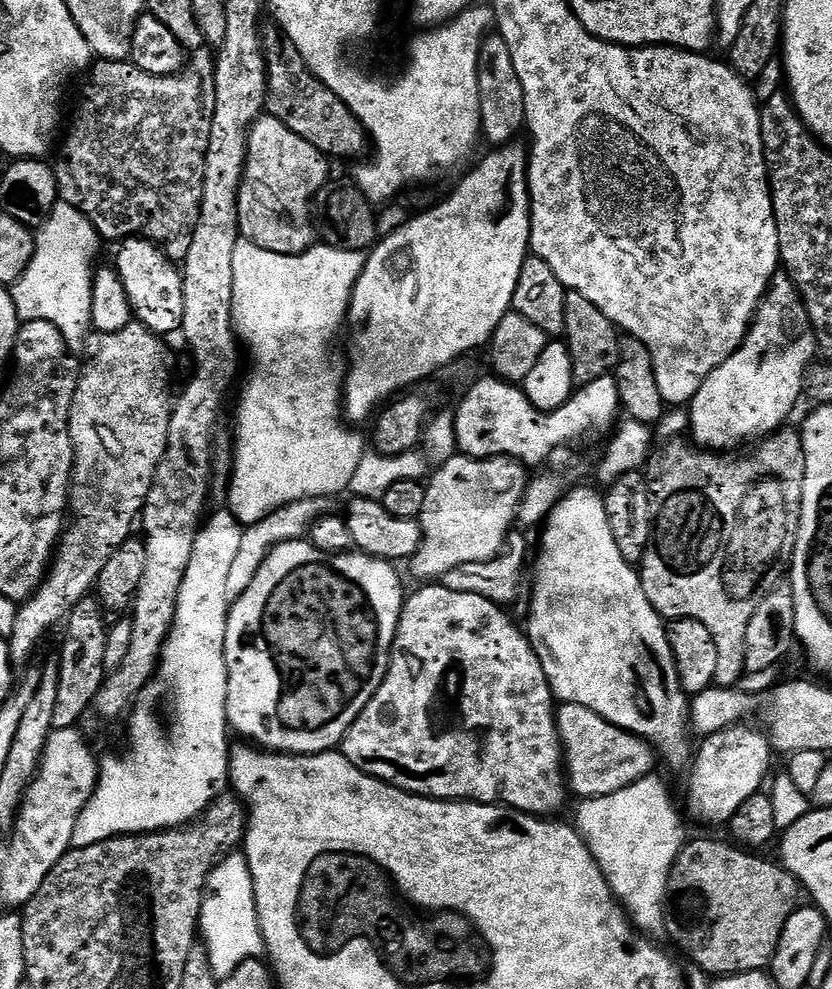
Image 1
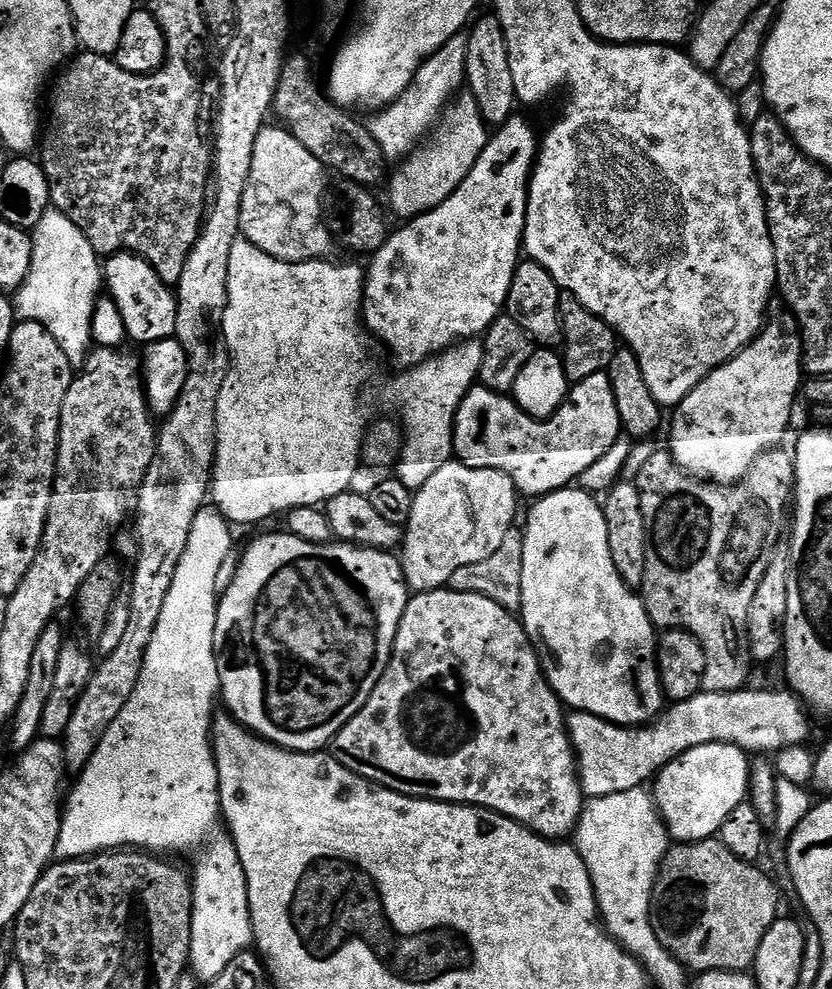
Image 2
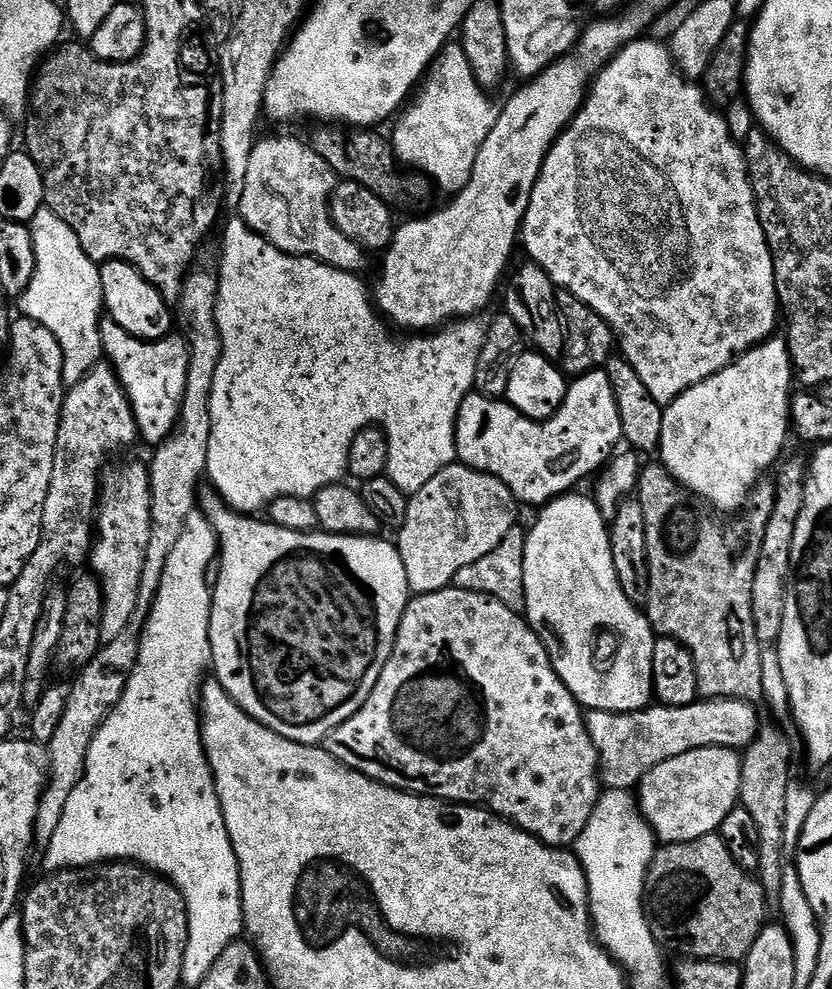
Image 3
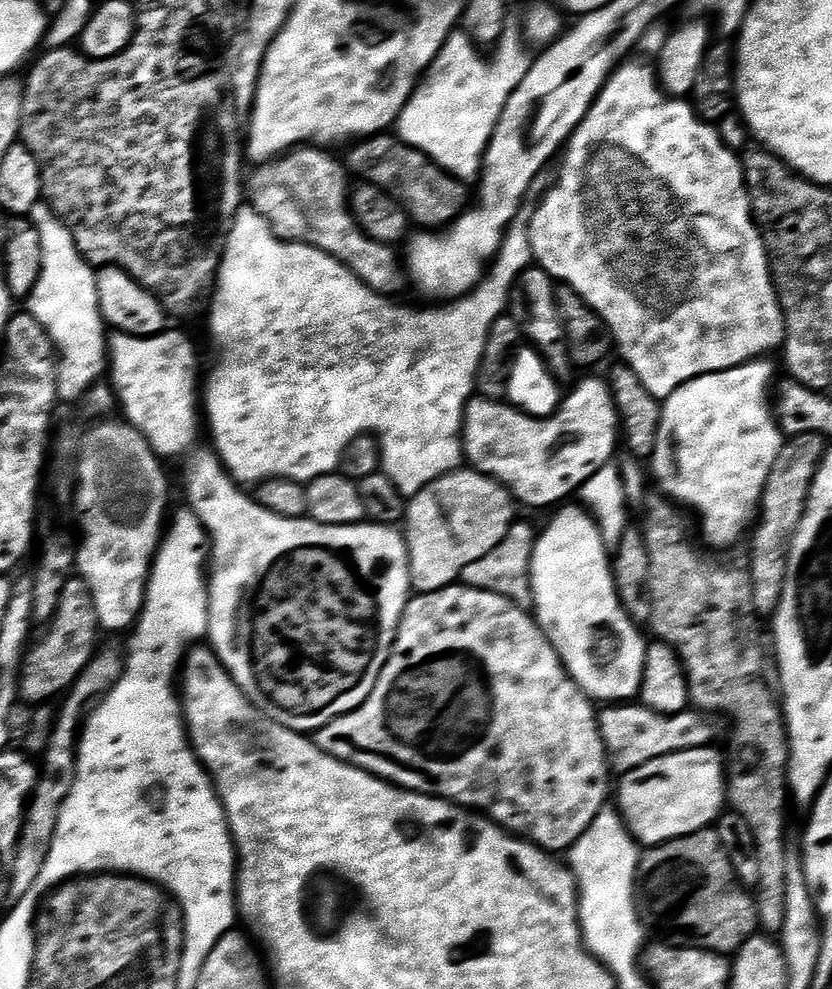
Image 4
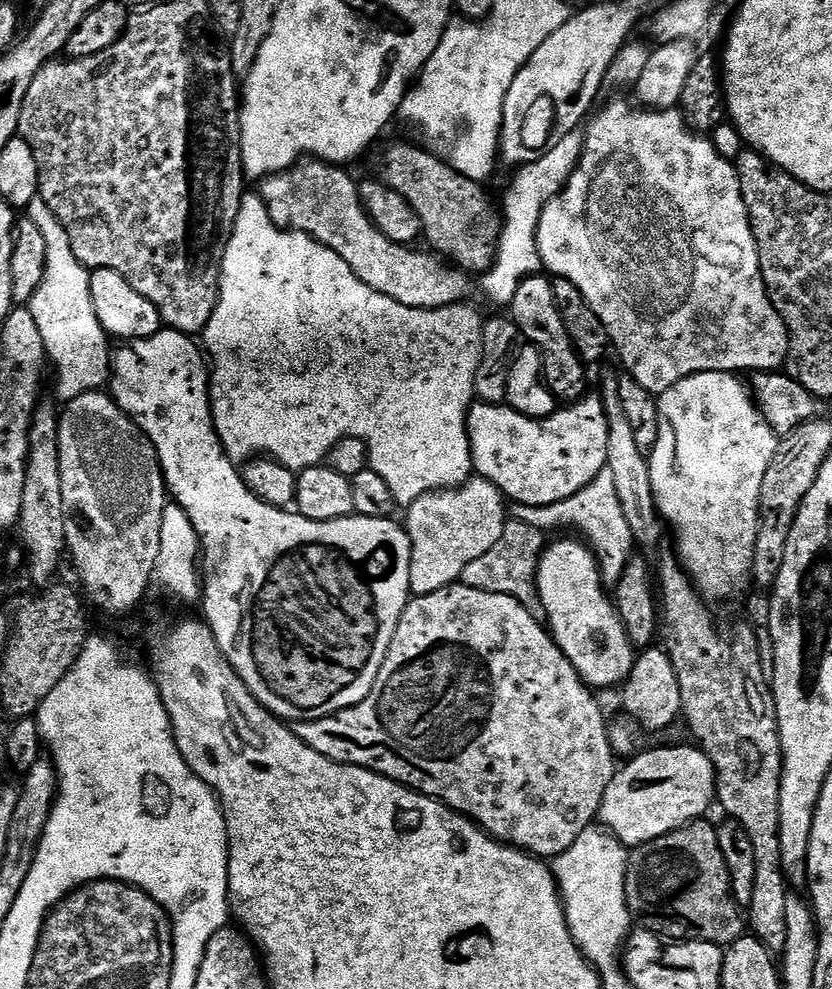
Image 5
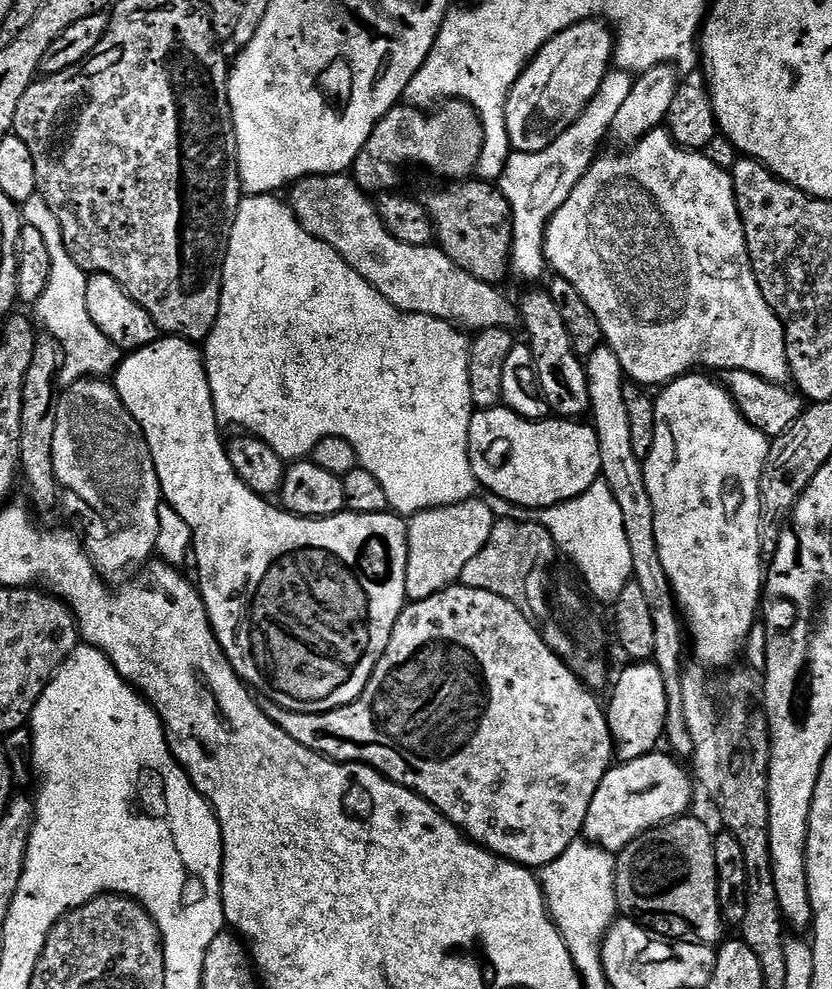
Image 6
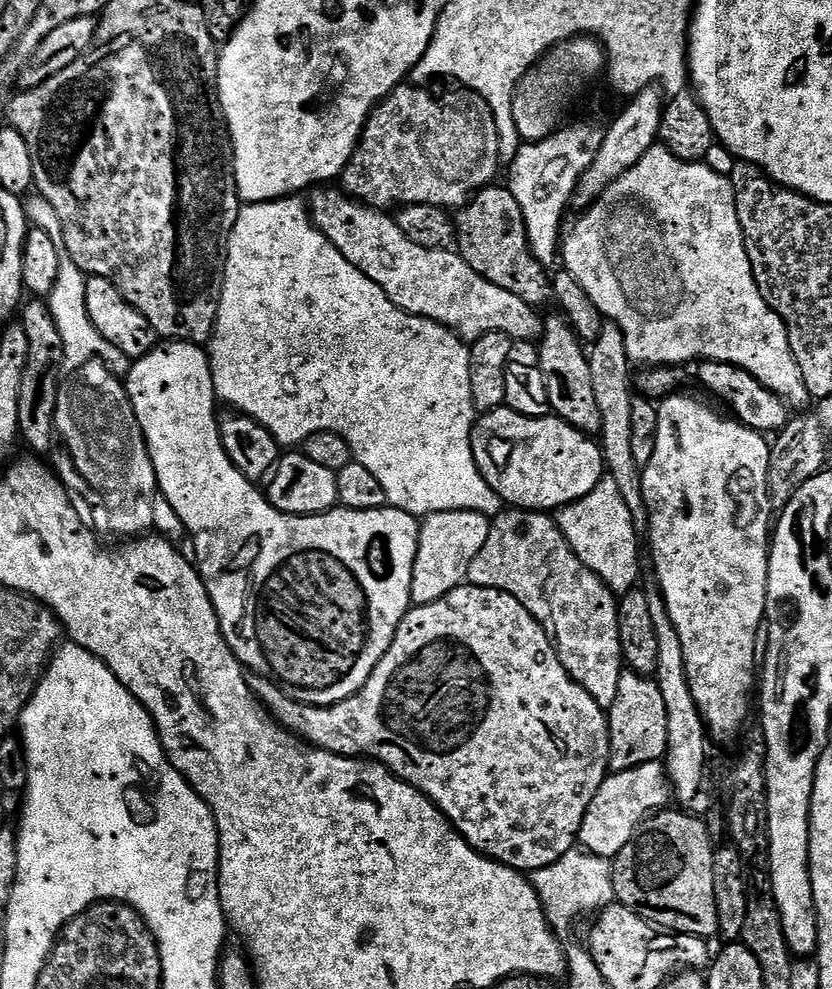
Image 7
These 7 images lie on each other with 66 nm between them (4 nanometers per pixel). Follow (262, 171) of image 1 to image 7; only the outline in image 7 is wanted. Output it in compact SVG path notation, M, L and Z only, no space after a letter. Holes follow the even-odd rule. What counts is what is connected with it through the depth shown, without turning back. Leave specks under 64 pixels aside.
M316 186L311 189L310 219L324 237L350 262L350 266L360 268L370 282L378 282L382 290L402 310L427 320L438 322L455 332L461 340L471 342L482 338L487 332L506 334L513 342L518 340L539 341L544 330L542 316L537 309L531 308L522 298L510 294L510 290L502 290L502 286L494 286L494 282L486 282L482 274L470 270L470 266L460 257L459 251L443 248L427 248L418 246L398 230L393 217L379 208L369 208L367 204L352 199L347 192L336 186Z

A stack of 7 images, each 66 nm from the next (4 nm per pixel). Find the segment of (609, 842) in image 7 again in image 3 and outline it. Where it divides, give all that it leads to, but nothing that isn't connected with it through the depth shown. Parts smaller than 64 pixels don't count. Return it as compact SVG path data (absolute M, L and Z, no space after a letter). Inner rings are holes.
M703 748L690 750L690 754L678 754L678 758L670 758L670 762L662 762L647 772L638 785L638 803L640 813L656 833L657 841L681 844L694 842L694 838L713 835L722 826L722 818L726 818L726 814L730 814L730 810L740 804L741 759L741 753L731 748Z

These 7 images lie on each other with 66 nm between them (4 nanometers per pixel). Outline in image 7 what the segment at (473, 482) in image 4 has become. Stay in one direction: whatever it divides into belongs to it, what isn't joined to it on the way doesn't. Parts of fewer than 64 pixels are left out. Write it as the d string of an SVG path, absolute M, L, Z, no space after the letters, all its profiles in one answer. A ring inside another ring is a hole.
M470 510L433 512L423 517L418 538L418 554L414 558L414 574L410 582L413 605L434 602L465 583L470 562L478 558L478 550L486 546L489 534L489 517Z

